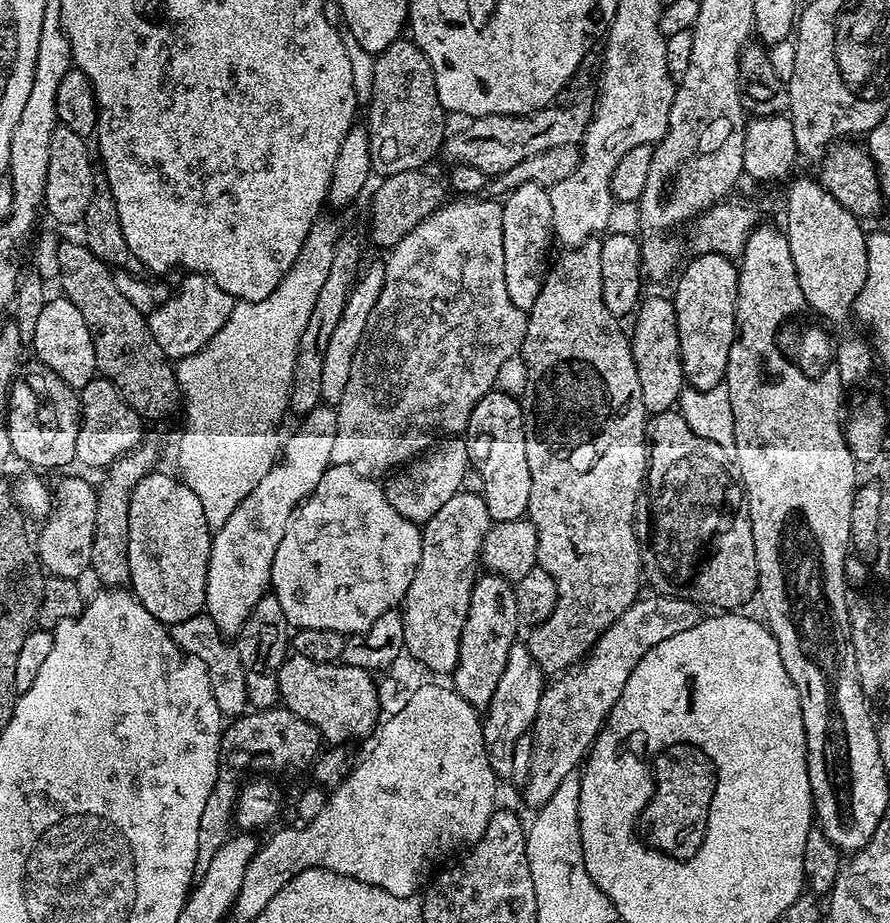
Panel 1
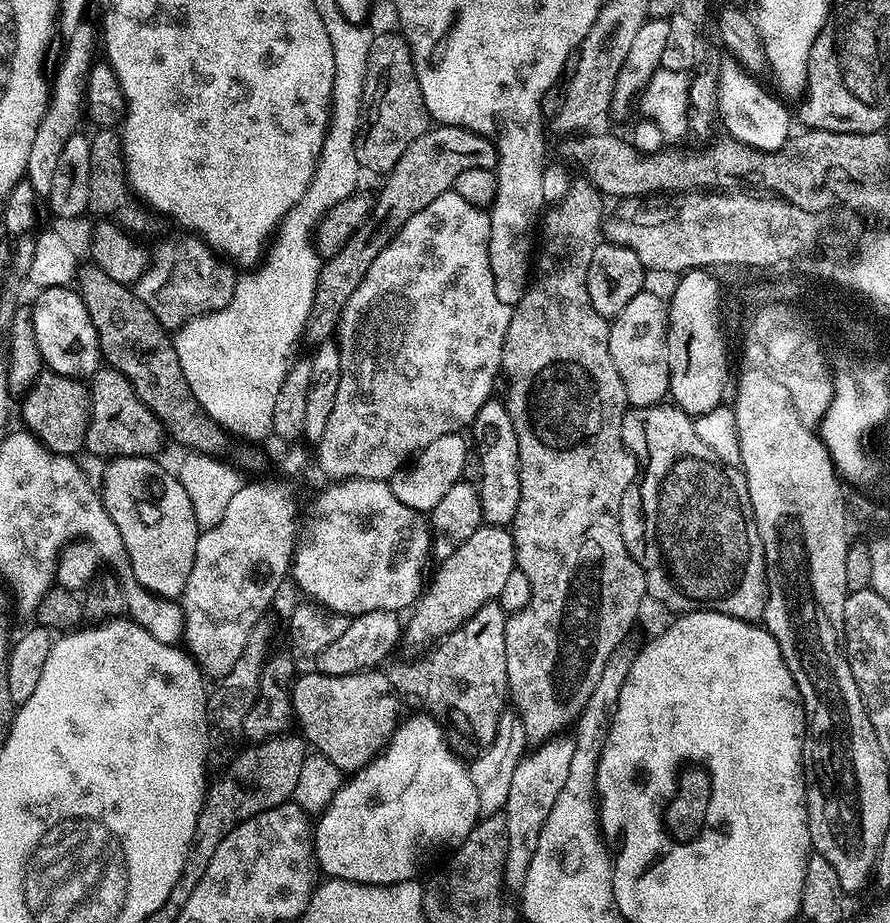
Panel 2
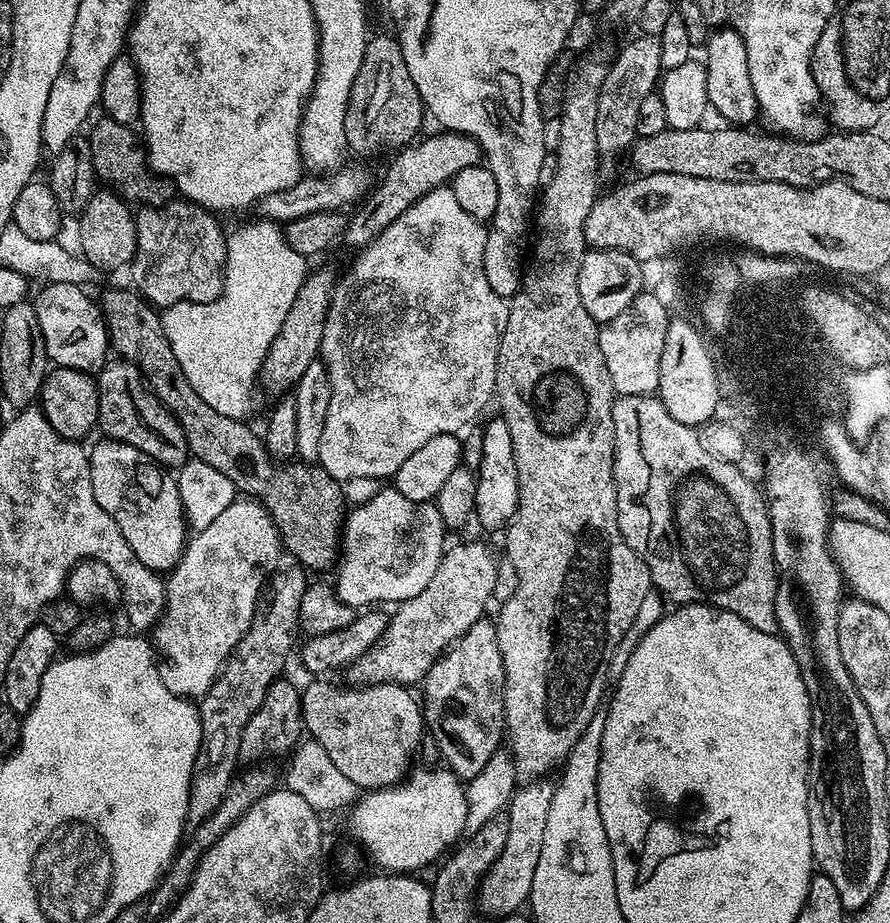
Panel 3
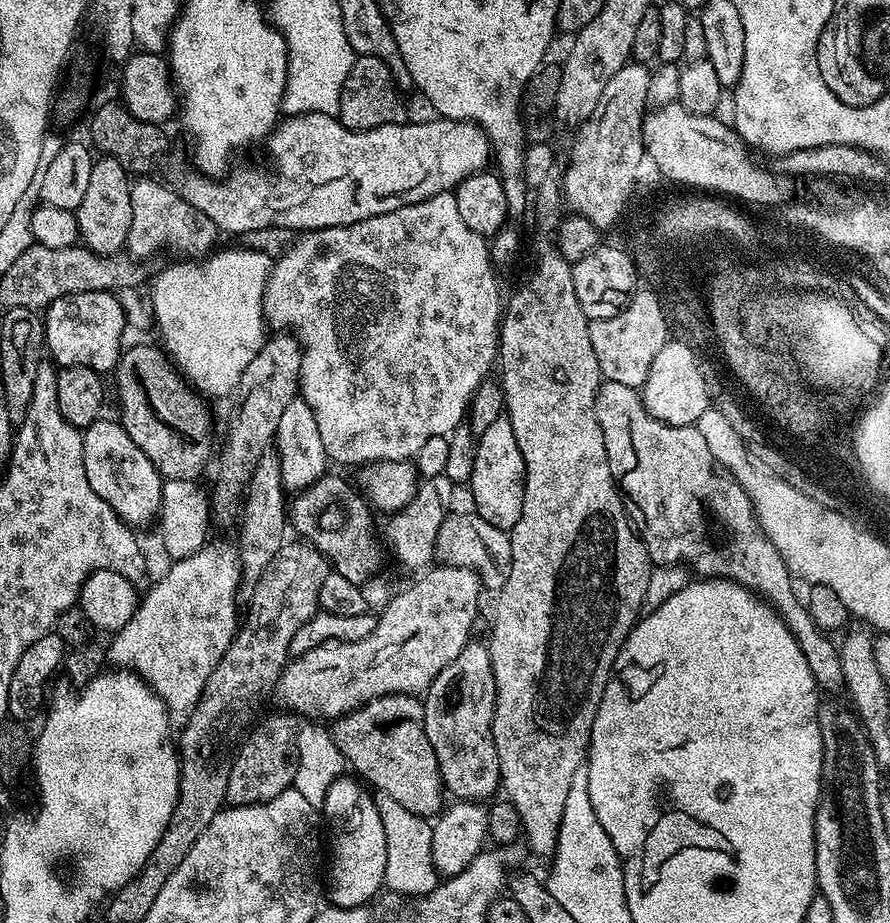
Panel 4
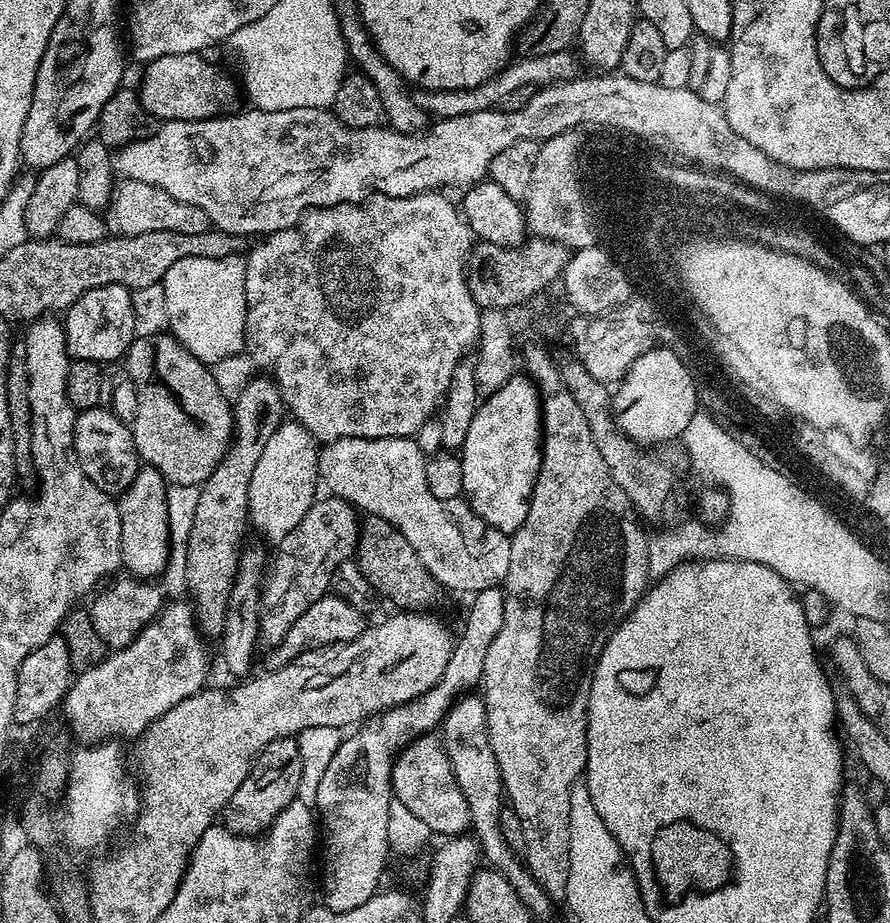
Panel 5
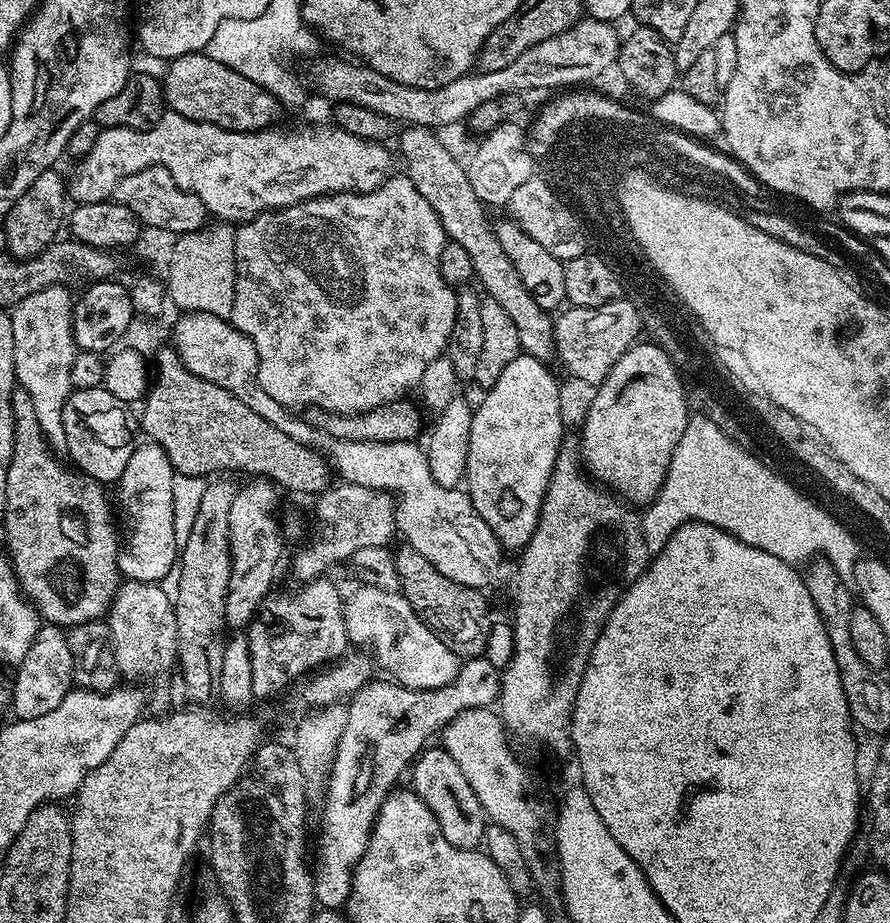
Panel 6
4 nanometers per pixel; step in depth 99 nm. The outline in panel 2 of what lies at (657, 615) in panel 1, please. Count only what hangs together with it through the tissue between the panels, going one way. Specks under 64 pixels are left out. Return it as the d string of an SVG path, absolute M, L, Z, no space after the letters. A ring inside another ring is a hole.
M564 735L549 736L547 740L537 743L533 752L531 749L521 756L514 770L510 794L502 809L508 831L504 882L509 889L523 889L526 870L530 870L530 858L534 858L534 850L538 850L538 834L542 834L542 826L550 814L550 806L554 806L558 790L562 790L562 785L570 775L570 762L574 759L574 739L571 735Z

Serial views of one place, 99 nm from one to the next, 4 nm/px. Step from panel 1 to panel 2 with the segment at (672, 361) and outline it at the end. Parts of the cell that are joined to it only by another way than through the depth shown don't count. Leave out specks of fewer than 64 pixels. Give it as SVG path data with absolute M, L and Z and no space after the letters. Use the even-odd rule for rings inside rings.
M645 290L634 294L634 298L630 298L630 302L626 302L626 306L622 306L622 310L617 316L611 317L608 333L610 334L610 358L614 358L614 366L618 370L618 374L622 378L622 382L626 386L626 396L629 405L633 408L645 408L646 406L654 406L661 403L669 395L669 344L668 344L668 306L665 297L660 297L658 293Z

